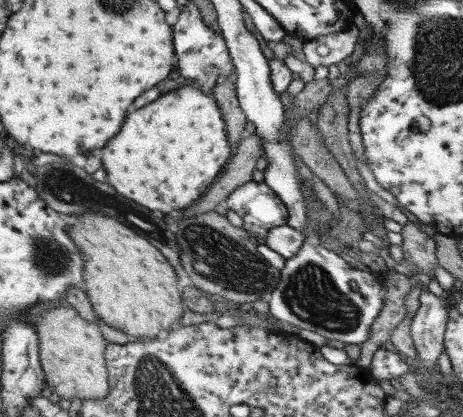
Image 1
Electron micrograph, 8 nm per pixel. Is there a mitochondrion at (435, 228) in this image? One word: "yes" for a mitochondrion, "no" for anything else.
no

